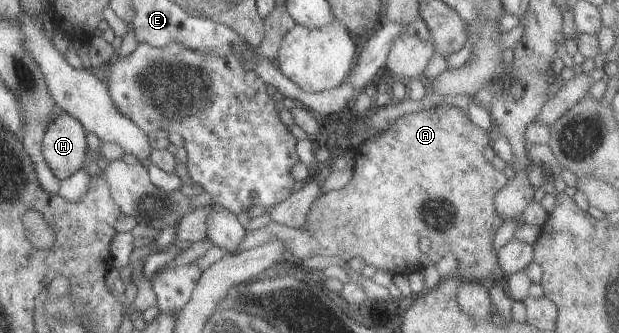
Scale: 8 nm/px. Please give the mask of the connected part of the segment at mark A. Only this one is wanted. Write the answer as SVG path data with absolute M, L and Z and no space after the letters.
M452 101L440 103L436 109L428 108L422 111L401 115L398 119L390 123L387 128L381 129L380 132L366 138L355 147L353 171L348 183L346 183L344 187L336 189L336 191L332 190L328 191L328 193L320 193L320 195L312 201L312 205L310 205L307 215L304 217L304 225L302 225L302 228L294 229L271 222L268 223L268 225L264 225L264 227L260 227L260 229L245 231L244 237L240 239L240 245L238 245L238 247L240 247L240 250L252 249L257 245L262 245L262 243L270 241L272 237L272 239L278 239L280 243L284 243L284 249L288 250L294 260L296 259L297 261L305 260L314 255L321 255L324 257L336 255L339 257L341 263L346 263L349 259L352 259L352 257L360 257L365 265L372 265L376 269L381 269L383 272L389 272L391 275L403 274L404 272L416 272L426 266L435 264L443 255L446 255L446 253L452 253L457 261L454 276L457 276L460 281L478 282L485 287L496 282L499 283L504 273L501 271L498 263L496 263L497 251L494 251L494 247L492 247L492 239L496 230L499 229L500 225L503 223L503 220L496 215L492 203L494 203L495 193L506 185L507 178L503 172L494 170L490 162L487 162L483 158L483 149L488 145L490 145L490 143L487 131L480 129L480 127L476 127L476 125L474 125Z

